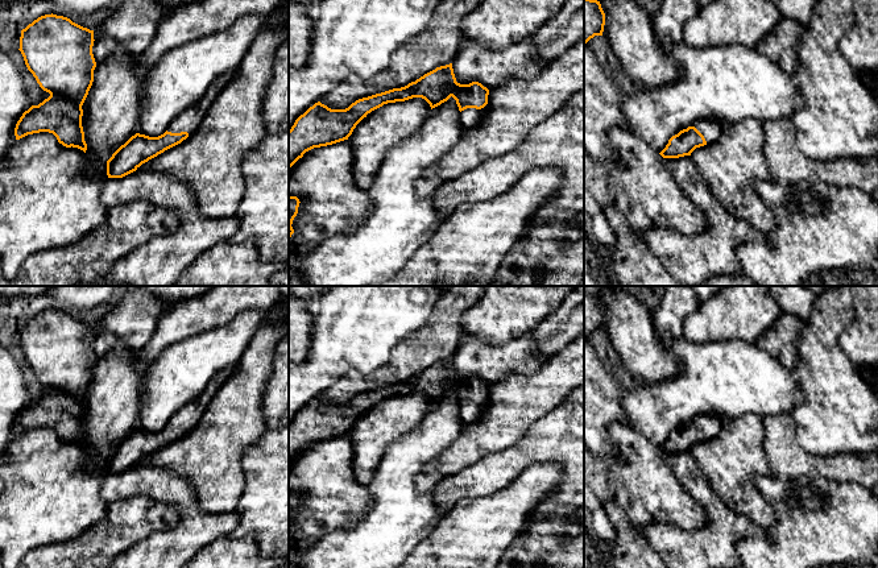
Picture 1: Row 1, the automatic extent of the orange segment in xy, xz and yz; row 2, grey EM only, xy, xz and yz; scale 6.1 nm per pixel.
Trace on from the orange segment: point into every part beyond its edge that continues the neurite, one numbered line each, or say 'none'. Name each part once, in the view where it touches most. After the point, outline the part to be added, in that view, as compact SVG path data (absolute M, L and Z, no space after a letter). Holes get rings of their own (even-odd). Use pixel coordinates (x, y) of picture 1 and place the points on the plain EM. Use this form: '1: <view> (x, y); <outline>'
1: xz (471, 411); M486 401L481 405L476 403L467 403L460 407L460 418L463 423L475 422L480 418L481 412L484 411Z

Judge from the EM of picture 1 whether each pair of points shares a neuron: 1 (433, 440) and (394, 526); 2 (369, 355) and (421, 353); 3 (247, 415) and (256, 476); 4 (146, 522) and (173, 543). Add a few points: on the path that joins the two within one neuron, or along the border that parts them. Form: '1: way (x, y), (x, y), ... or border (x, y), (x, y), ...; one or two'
1: way (411, 461), (396, 477), (396, 505); one
2: border (411, 334), (396, 345), (382, 365), (364, 373); two
3: border (266, 428), (244, 452), (241, 460), (244, 476); two
4: border (179, 510), (173, 527), (153, 531), (131, 547); two

